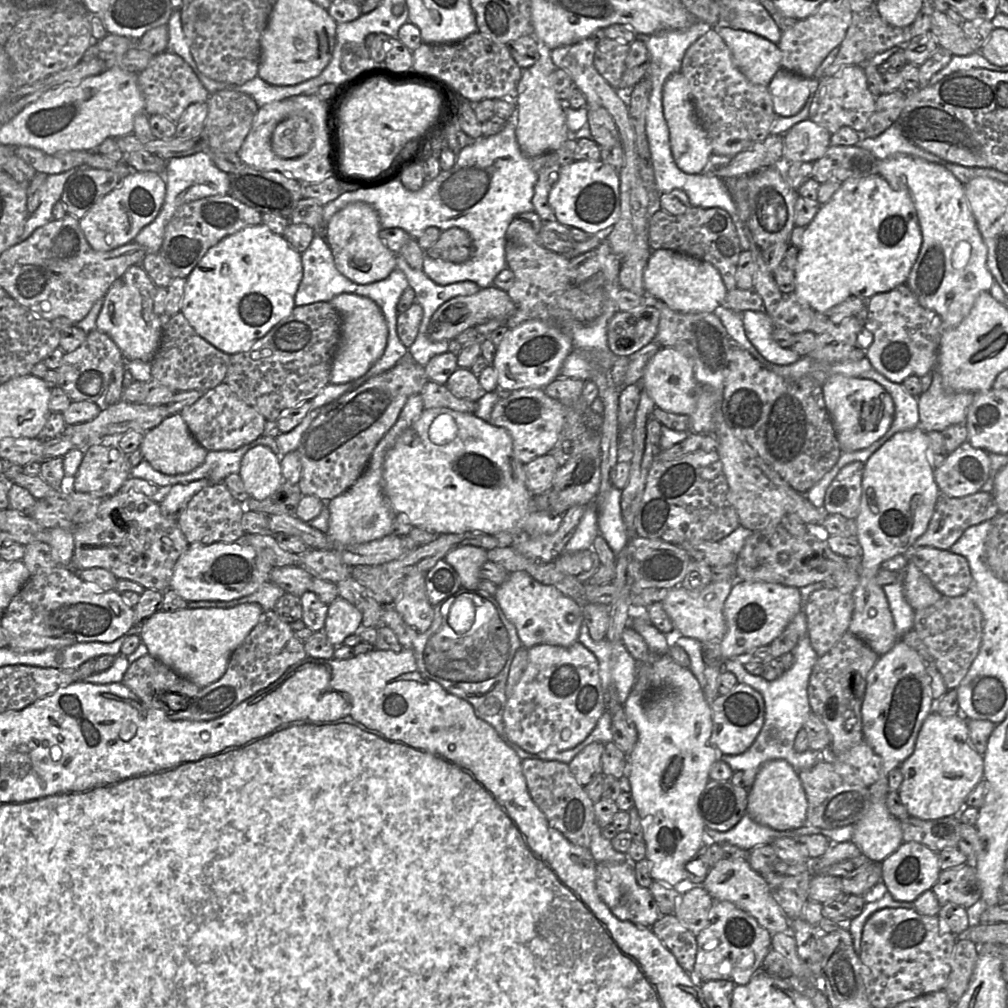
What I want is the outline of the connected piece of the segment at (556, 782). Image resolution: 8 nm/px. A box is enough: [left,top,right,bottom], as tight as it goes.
[522,759,595,848]

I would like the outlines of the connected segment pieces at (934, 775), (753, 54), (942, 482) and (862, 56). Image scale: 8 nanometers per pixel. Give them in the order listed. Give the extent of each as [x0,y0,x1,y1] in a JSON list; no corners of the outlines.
[[898,710,984,820],[711,26,781,86],[933,441,990,497],[822,3,913,77]]

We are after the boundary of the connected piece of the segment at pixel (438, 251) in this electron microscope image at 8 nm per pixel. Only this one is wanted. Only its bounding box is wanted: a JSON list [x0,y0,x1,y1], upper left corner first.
[425,227,474,263]

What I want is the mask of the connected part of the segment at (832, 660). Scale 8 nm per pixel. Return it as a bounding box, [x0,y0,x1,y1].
[807,631,880,755]

